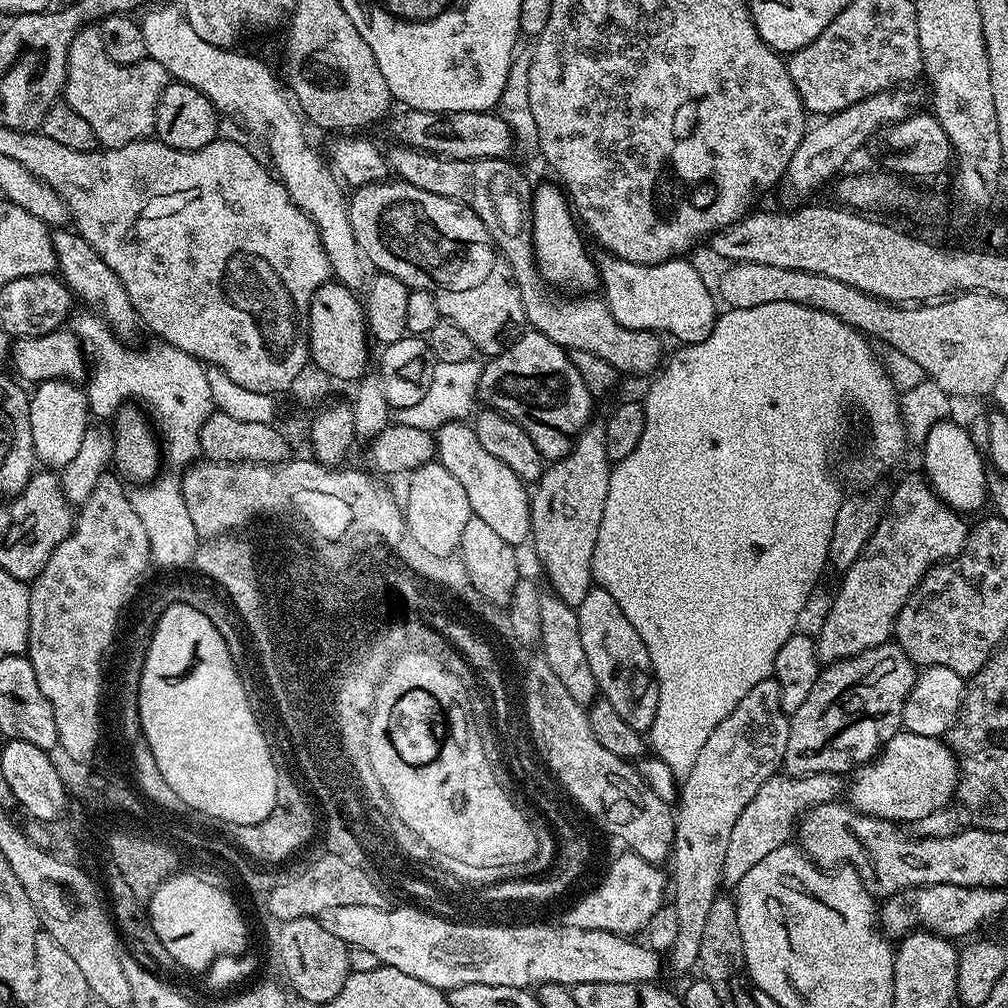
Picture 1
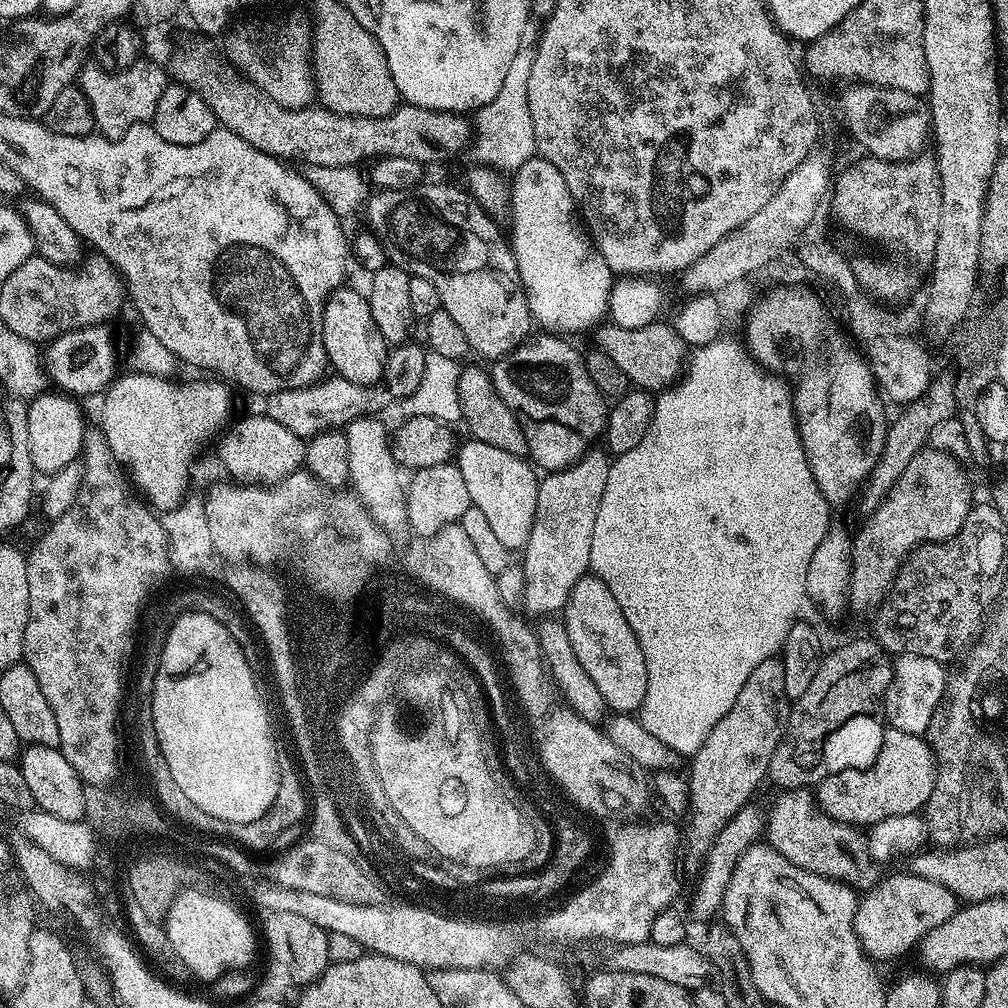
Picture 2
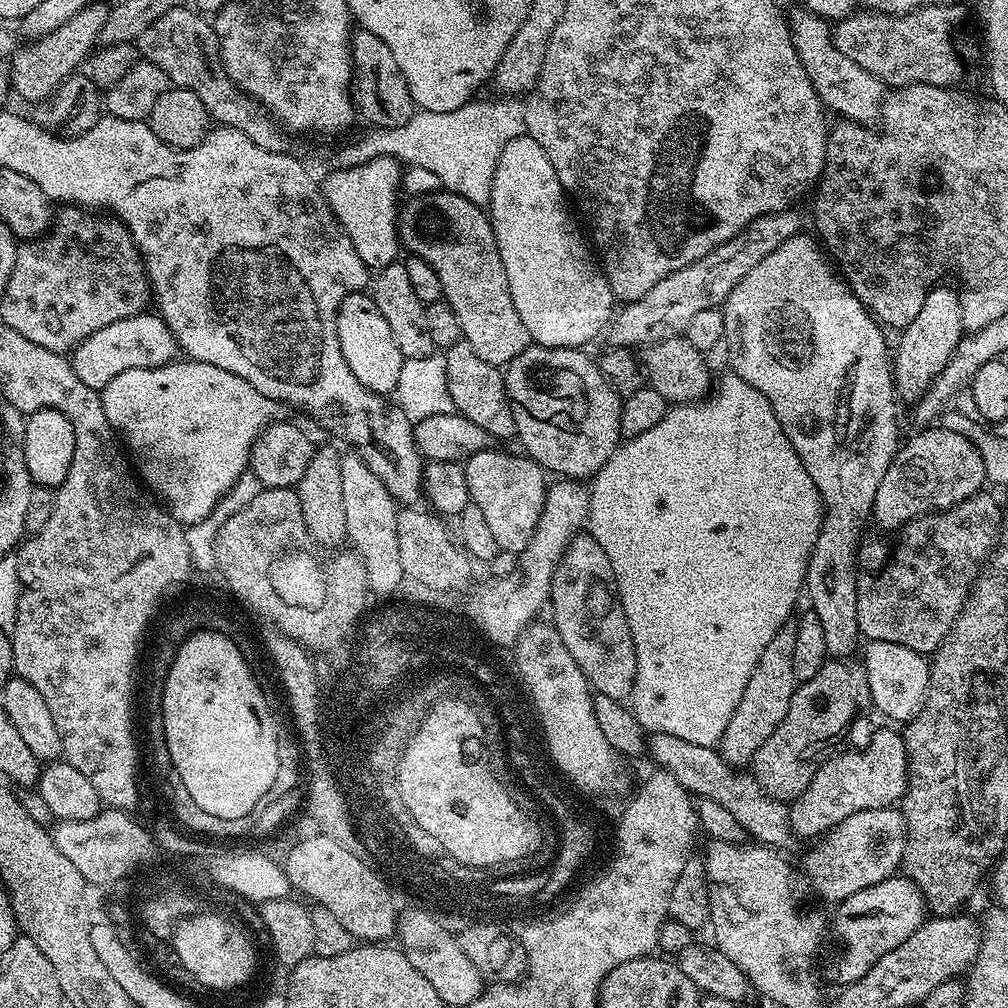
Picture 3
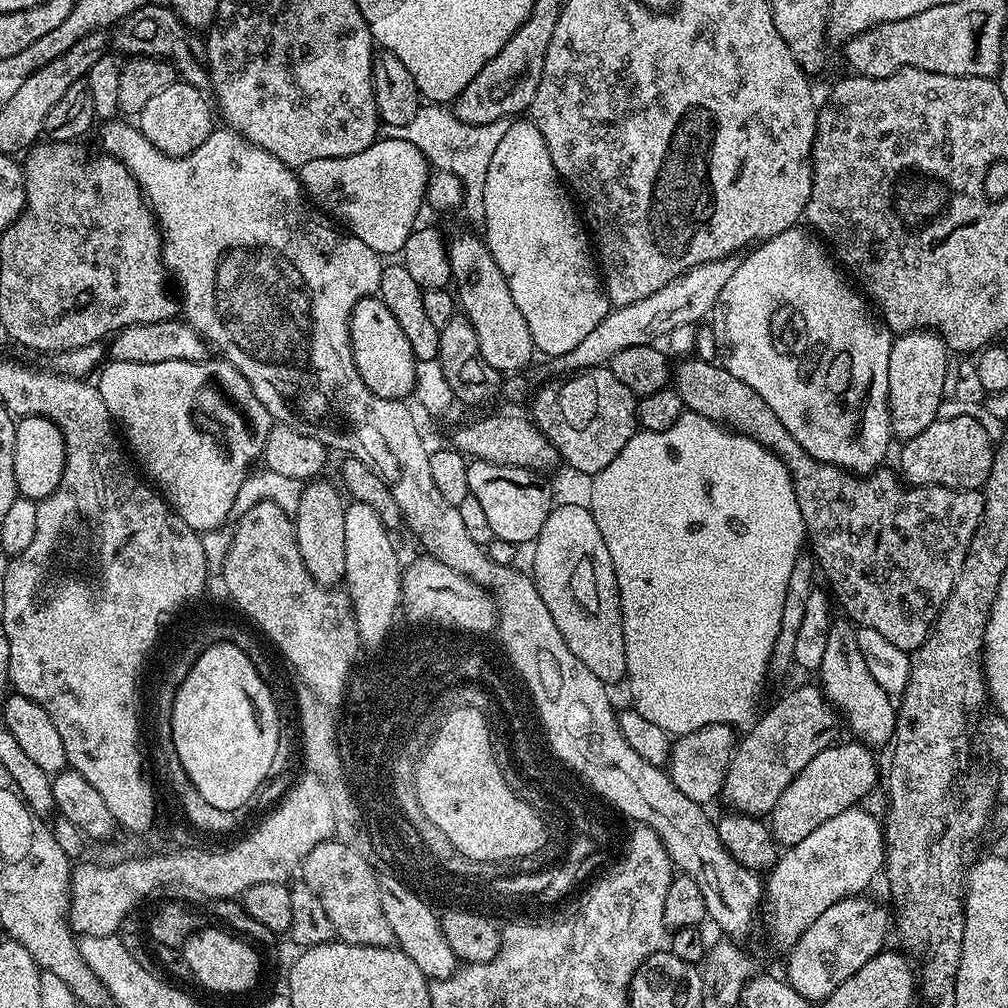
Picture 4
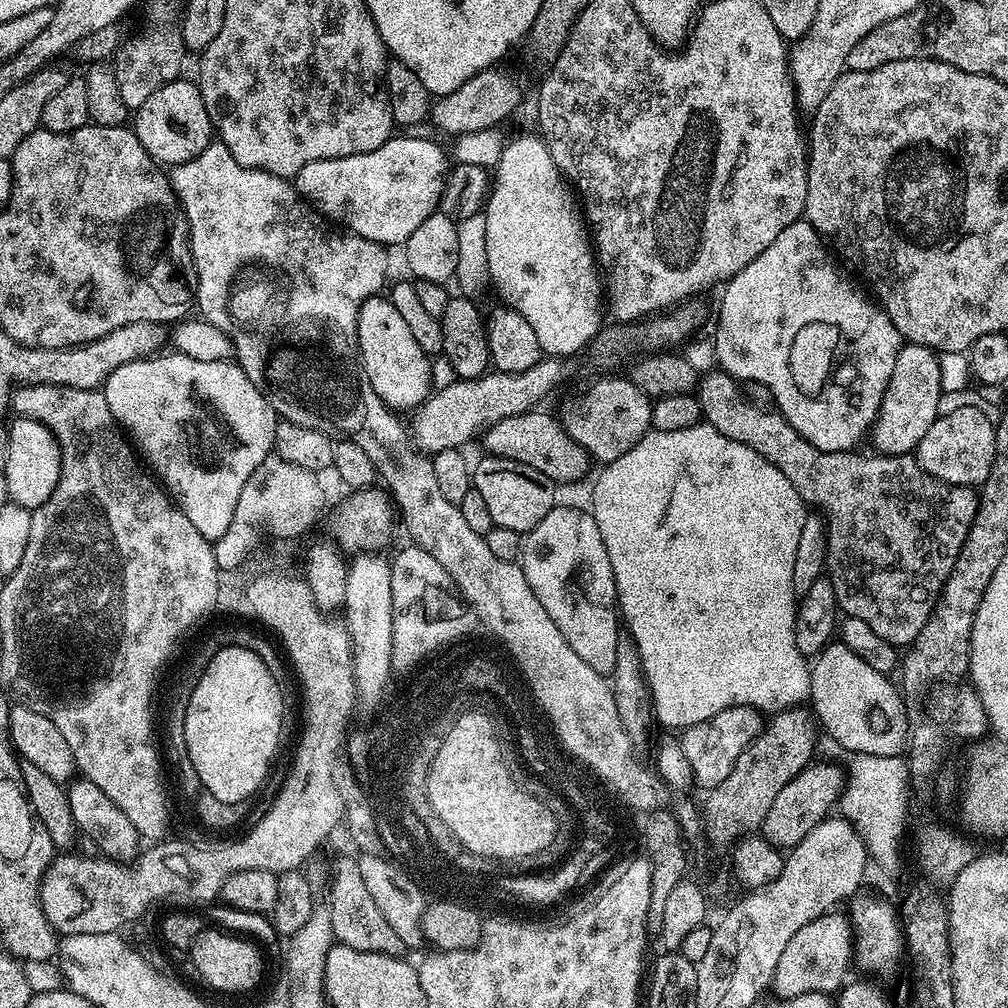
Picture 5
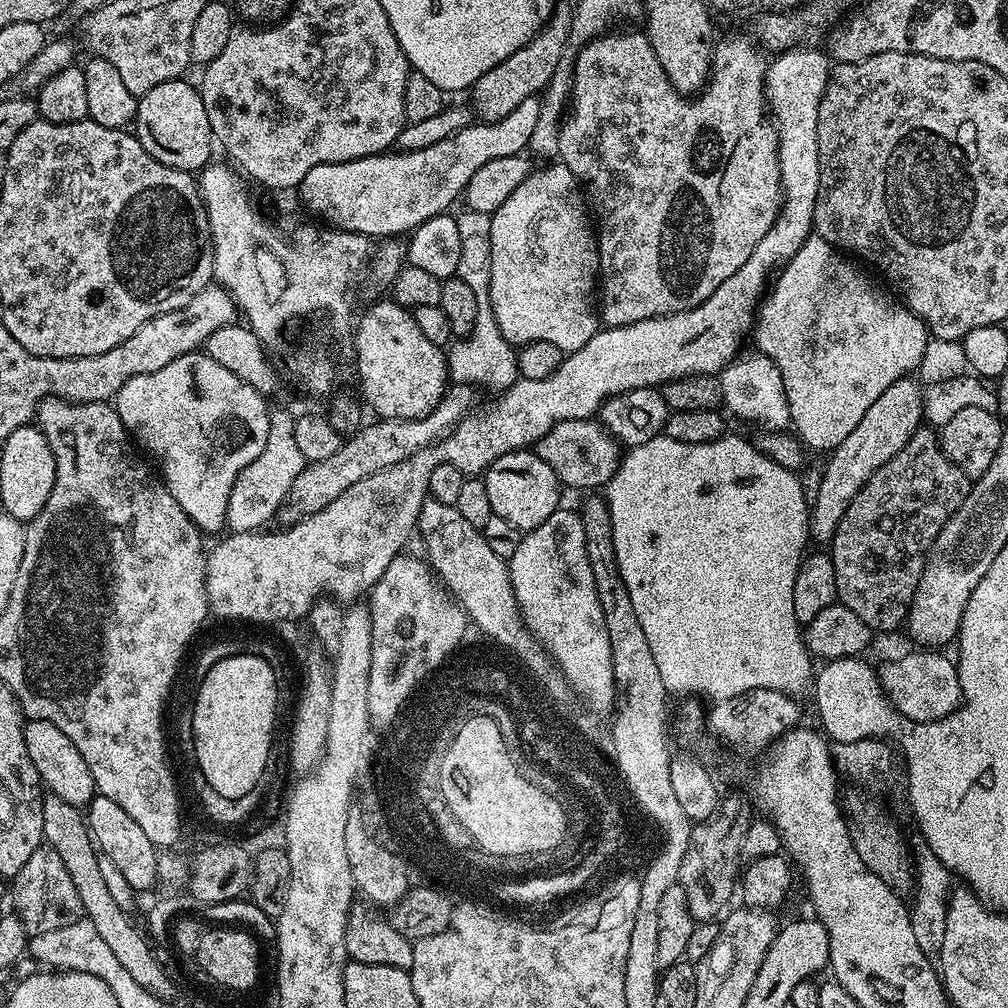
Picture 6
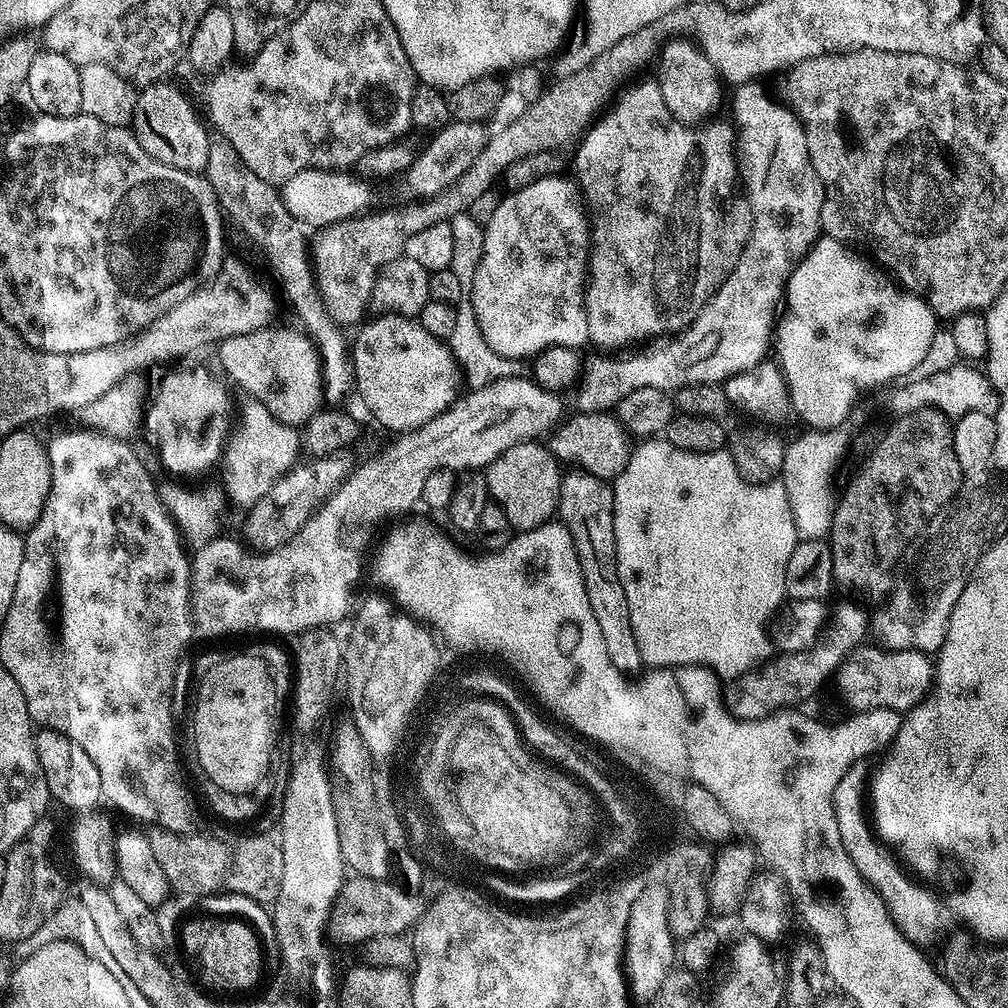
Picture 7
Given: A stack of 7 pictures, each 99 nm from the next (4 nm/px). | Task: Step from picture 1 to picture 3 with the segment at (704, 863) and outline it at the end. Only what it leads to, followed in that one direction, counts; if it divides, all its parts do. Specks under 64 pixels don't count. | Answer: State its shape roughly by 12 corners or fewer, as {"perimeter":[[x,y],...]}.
{"perimeter":[[796,620],[770,638],[718,745],[751,765],[786,718]]}

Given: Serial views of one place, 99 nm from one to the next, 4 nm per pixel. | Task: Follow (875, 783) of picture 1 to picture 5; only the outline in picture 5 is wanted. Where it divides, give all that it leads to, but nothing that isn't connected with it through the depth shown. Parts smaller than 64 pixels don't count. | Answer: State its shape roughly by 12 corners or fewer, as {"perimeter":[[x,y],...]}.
{"perimeter":[[834,762],[803,768],[758,832],[791,850],[839,801]]}

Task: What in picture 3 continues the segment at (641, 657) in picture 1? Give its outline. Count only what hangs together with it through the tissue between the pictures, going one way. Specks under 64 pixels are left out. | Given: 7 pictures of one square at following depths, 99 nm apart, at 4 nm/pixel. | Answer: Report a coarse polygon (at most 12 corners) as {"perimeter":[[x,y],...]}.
{"perimeter":[[572,537],[550,597],[570,658],[627,701],[634,638],[606,550]]}

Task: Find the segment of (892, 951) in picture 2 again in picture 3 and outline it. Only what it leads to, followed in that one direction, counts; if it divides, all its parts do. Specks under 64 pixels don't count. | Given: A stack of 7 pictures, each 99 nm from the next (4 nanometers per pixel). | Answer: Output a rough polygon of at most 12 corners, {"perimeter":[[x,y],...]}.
{"perimeter":[[903,874],[835,905],[832,976],[858,982],[926,919]]}

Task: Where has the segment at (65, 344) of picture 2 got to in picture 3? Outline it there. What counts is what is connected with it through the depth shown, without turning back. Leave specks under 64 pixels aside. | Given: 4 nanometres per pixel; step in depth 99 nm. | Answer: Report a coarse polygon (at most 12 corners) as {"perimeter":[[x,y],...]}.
{"perimeter":[[155,311],[110,322],[70,353],[86,386],[178,356]]}

